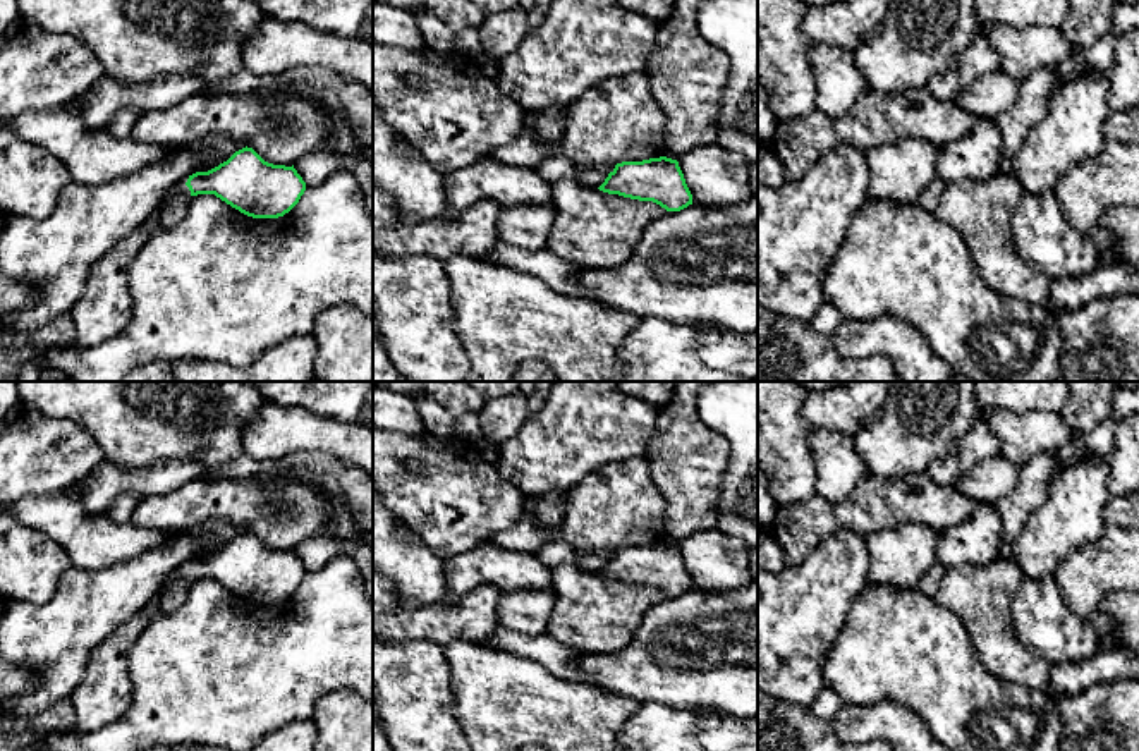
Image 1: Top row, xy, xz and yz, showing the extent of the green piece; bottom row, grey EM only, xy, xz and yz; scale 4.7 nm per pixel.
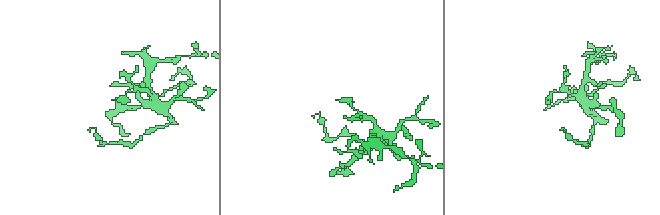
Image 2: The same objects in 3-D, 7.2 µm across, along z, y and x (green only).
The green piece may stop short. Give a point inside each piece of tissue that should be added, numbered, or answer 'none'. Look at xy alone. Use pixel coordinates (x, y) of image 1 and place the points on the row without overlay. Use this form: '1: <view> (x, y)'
1: xy (152, 609)

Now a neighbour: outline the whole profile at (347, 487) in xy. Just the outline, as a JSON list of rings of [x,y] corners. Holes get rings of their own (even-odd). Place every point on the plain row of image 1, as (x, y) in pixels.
[[[241,455],[218,471],[204,473],[211,478],[273,478],[283,473],[318,486],[337,509],[347,509],[361,536],[352,541],[337,540],[328,531],[302,540],[294,553],[306,571],[318,571],[340,555],[350,557],[362,577],[373,603],[373,474],[347,466],[333,455],[290,455],[282,461],[256,461]]]

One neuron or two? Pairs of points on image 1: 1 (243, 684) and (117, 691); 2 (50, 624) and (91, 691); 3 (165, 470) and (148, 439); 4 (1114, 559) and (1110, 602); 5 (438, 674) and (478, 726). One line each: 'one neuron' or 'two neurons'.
1: two neurons
2: two neurons
3: two neurons
4: two neurons
5: two neurons

